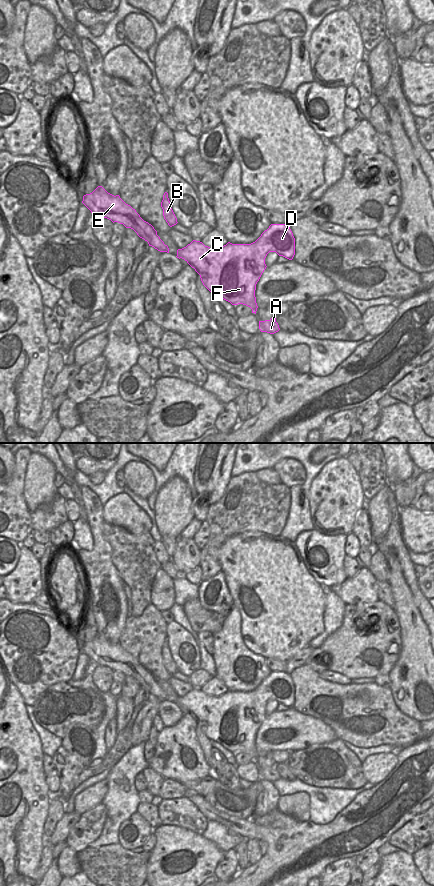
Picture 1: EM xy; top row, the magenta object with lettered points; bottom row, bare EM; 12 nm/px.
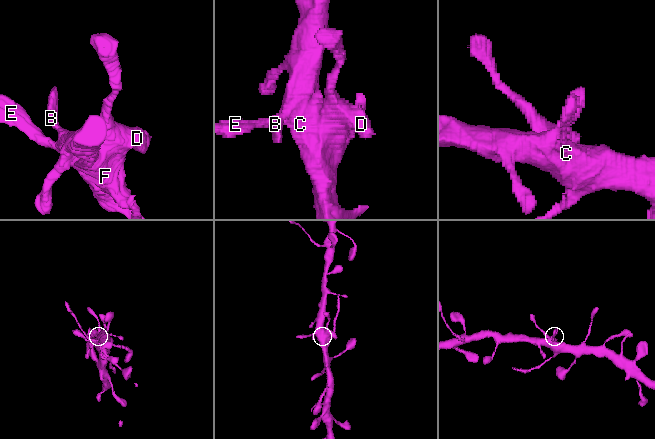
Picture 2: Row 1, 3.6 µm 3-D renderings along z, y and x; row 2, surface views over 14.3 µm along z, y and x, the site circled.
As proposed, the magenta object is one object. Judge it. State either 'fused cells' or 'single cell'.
single cell

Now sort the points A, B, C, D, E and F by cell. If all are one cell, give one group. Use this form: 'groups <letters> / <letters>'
groups A B C D E F

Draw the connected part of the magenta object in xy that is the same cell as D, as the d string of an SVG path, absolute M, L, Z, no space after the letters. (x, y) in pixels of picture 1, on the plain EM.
M271 672L261 684L251 692L232 692L228 690L220 697L210 696L202 690L193 688L177 698L177 706L184 707L200 723L203 733L232 753L243 752L256 762L256 732L266 717L265 706L269 700L276 700L292 708L295 703L295 686L286 672Z

